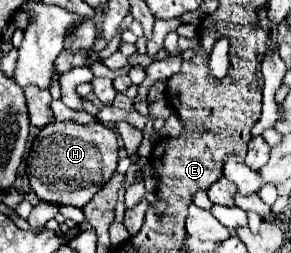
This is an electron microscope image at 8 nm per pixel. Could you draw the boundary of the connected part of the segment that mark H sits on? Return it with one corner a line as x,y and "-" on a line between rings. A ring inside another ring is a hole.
76,121
48,123
32,143
26,159
26,171
34,193
48,203
84,207
112,177
118,163
118,135
92,121
88,125

